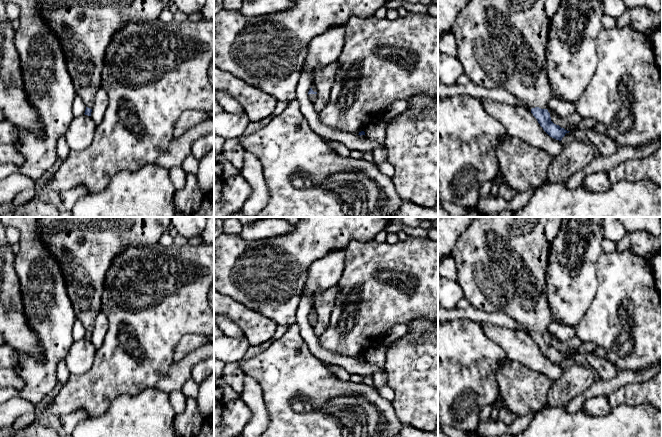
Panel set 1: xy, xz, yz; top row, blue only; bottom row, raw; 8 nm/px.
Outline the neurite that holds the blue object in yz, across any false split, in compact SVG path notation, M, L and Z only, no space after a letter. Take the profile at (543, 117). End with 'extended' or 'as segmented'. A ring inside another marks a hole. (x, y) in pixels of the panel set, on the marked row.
M470 0L460 11L451 31L458 48L458 59L464 74L474 84L485 89L504 89L516 98L525 101L543 130L552 138L561 141L570 131L551 121L547 102L552 97L548 81L547 48L550 20L545 10L546 0Z; extended

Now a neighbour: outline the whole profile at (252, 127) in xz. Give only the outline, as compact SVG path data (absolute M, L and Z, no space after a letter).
M264 120L256 121L256 122L250 122L248 124L248 126L246 127L244 134L254 133L254 132L262 129L266 125L267 125L267 123Z

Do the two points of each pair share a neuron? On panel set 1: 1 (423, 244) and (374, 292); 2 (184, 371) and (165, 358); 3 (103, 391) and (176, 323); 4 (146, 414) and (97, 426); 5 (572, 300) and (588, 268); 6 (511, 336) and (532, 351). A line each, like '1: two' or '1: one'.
1: one
2: two
3: one
4: one
5: one
6: one

